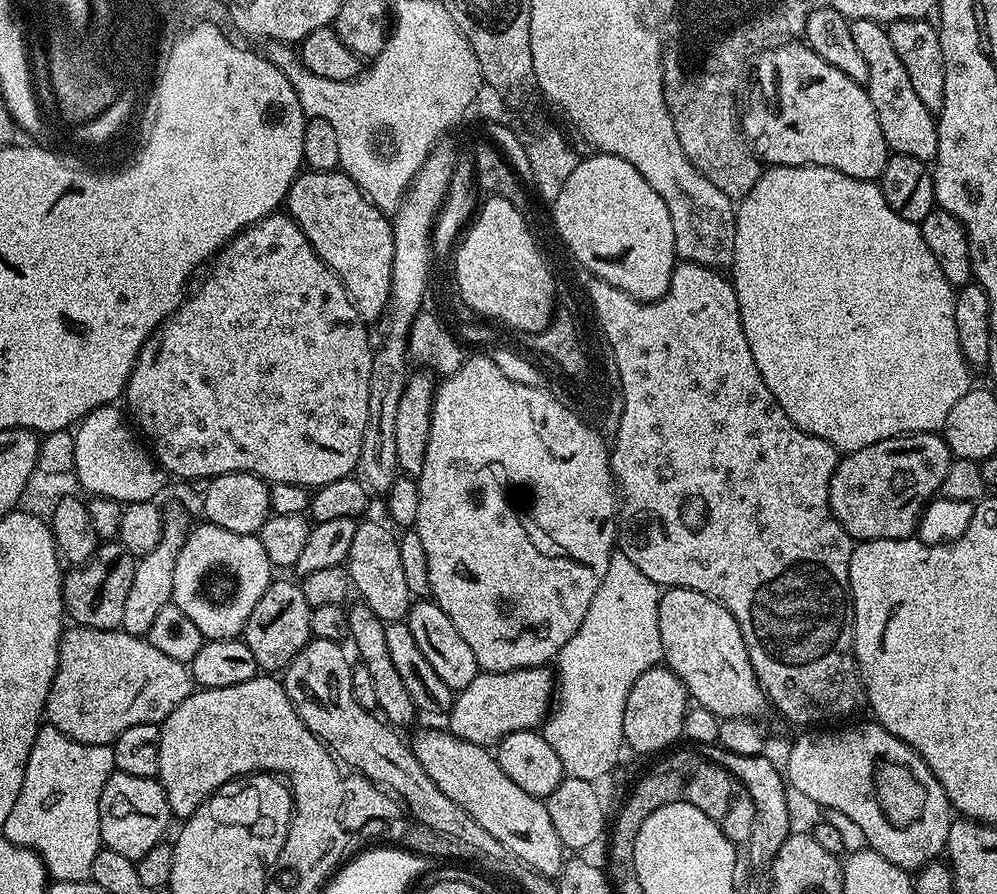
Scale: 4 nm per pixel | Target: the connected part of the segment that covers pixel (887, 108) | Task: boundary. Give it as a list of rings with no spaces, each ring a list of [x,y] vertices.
[[[873,20],[851,21],[854,42],[862,58],[866,58],[868,75],[868,97],[874,102],[874,114],[878,114],[878,126],[882,126],[882,138],[886,138],[889,149],[895,155],[918,158],[925,162],[935,161],[938,150],[937,117],[918,98],[914,85],[906,74],[906,66],[898,59],[888,37],[887,27]]]

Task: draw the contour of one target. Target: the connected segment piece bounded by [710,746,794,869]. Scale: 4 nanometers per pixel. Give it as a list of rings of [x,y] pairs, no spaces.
[[[716,746],[711,749],[711,759],[720,764],[730,775],[738,778],[738,782],[750,794],[756,811],[756,825],[752,831],[752,864],[756,868],[767,869],[778,854],[782,842],[793,831],[794,825],[788,821],[788,803],[790,797],[786,791],[786,776],[776,769],[774,761],[768,754],[751,756],[750,754],[734,754],[730,750]]]

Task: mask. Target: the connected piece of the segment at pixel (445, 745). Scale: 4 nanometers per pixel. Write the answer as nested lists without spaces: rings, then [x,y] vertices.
[[[424,728],[410,740],[414,758],[422,762],[422,770],[430,774],[434,786],[438,786],[450,802],[458,802],[458,806],[462,806],[462,810],[482,826],[482,830],[498,838],[505,853],[512,855],[513,852],[524,866],[542,876],[559,877],[566,849],[554,831],[544,800],[526,794],[526,790],[510,782],[510,778],[506,778],[506,770],[498,766],[495,755],[485,745],[466,742],[451,730],[441,728]]]

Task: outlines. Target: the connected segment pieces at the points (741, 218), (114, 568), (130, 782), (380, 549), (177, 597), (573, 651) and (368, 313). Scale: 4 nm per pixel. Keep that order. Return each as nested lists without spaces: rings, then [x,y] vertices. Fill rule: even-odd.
[[[808,164],[806,167],[769,167],[747,195],[739,201],[734,214],[732,263],[730,279],[735,286],[739,302],[740,321],[750,343],[755,365],[762,374],[766,386],[780,403],[782,410],[802,431],[814,434],[835,446],[837,453],[847,454],[874,446],[874,442],[906,436],[910,432],[939,433],[944,427],[950,410],[973,387],[973,373],[958,346],[958,325],[954,323],[954,302],[957,289],[942,274],[926,238],[922,238],[919,224],[906,222],[886,202],[879,183],[850,178],[838,170]]]
[[[104,542],[85,564],[72,566],[64,572],[64,611],[67,619],[73,625],[94,630],[115,632],[120,628],[122,613],[126,606],[126,597],[130,594],[130,586],[134,586],[134,570],[137,557],[126,550],[126,546],[119,542]]]
[[[115,771],[102,786],[102,798],[98,802],[100,815],[100,842],[103,847],[118,850],[126,858],[138,861],[142,854],[154,850],[165,839],[164,831],[174,820],[166,802],[164,788],[156,778],[134,778],[134,774]]]
[[[367,520],[357,523],[354,542],[350,542],[346,561],[348,579],[355,595],[357,592],[360,595],[357,597],[363,604],[370,606],[370,610],[374,610],[374,614],[378,614],[380,620],[403,621],[408,615],[408,609],[414,603],[414,598],[406,586],[406,577],[402,571],[402,556],[397,533],[387,523],[384,525],[376,520]]]
[[[201,522],[188,533],[186,542],[178,554],[178,566],[174,566],[174,590],[172,603],[177,604],[202,630],[205,641],[235,640],[241,635],[250,618],[254,614],[254,606],[258,606],[258,598],[266,594],[268,585],[274,579],[274,569],[270,558],[266,558],[266,550],[262,550],[259,535],[231,533],[209,522]]]
[[[613,551],[610,566],[606,566],[606,578],[602,578],[602,586],[598,586],[582,626],[578,626],[574,638],[562,646],[556,657],[558,695],[542,725],[542,735],[550,742],[554,754],[562,758],[565,777],[600,782],[619,762],[620,751],[625,751],[622,714],[626,714],[630,686],[664,658],[658,630],[661,591],[661,585],[650,582],[626,554]]]
[[[304,170],[297,175],[295,182],[288,187],[288,195],[286,197],[286,212],[295,220],[296,225],[302,230],[302,234],[312,243],[312,249],[316,251],[317,256],[336,273],[336,277],[343,284],[348,292],[348,297],[352,299],[352,305],[356,307],[356,315],[361,321],[381,319],[382,313],[389,307],[390,297],[392,294],[392,267],[394,266],[394,234],[392,233],[391,219],[378,206],[374,206],[372,201],[365,196],[364,191],[355,184],[352,179],[342,170],[330,172],[315,172]]]

